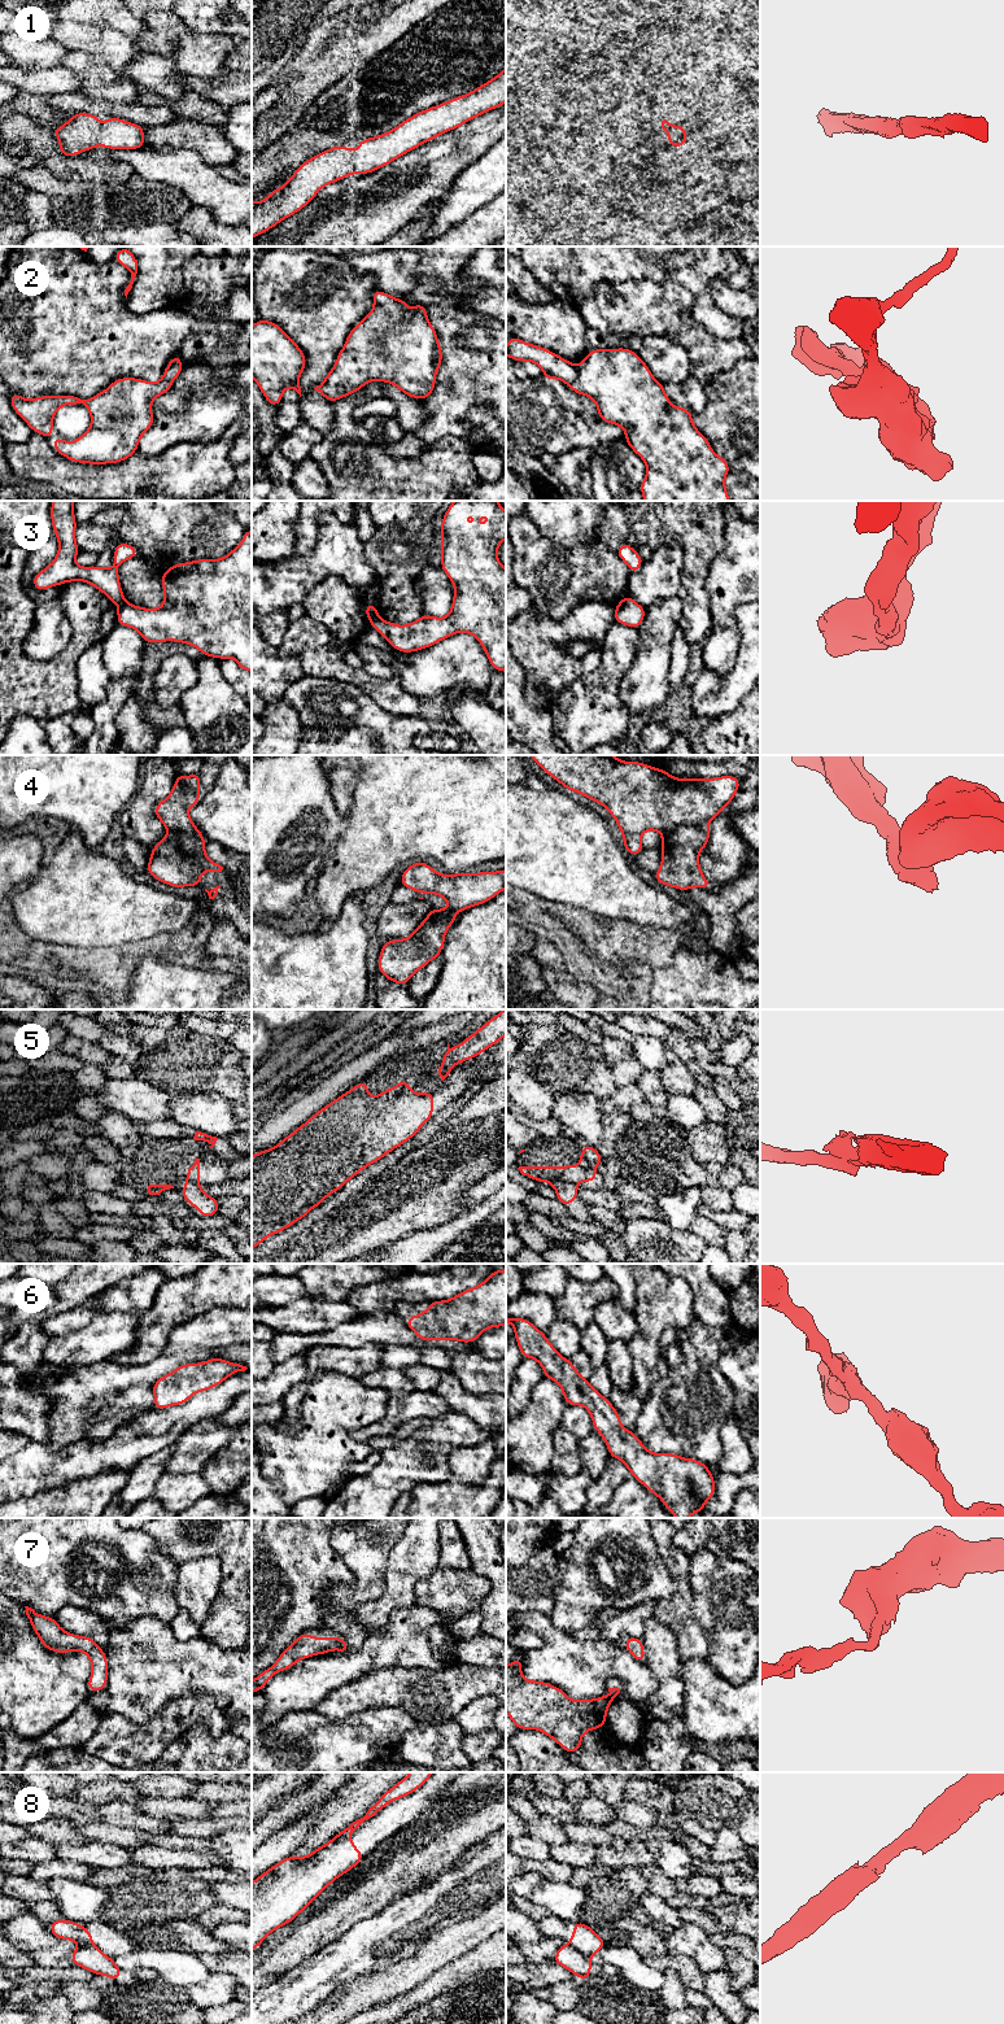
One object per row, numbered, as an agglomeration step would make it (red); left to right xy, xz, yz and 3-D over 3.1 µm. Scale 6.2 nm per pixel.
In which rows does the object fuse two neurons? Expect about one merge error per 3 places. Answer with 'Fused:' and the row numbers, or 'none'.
Fused: 2, 3, 4, 5, 8

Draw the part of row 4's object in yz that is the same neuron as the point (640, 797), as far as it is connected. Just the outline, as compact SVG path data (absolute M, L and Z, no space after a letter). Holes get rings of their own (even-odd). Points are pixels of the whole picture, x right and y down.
M529 755L545 773L568 791L577 791L606 807L623 834L624 849L632 856L642 852L642 834L656 830L662 836L678 826L704 826L735 797L741 780L735 776L713 778L676 778L665 769L641 762L624 762L612 755Z

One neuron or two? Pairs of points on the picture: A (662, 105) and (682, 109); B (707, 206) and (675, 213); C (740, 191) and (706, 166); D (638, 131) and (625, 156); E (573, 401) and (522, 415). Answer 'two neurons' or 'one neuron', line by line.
A: one neuron
B: one neuron
C: one neuron
D: one neuron
E: one neuron

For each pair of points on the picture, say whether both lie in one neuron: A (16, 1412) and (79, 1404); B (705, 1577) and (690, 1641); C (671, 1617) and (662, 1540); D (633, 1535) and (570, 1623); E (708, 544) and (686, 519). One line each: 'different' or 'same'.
A: different
B: different
C: same
D: same
E: same

